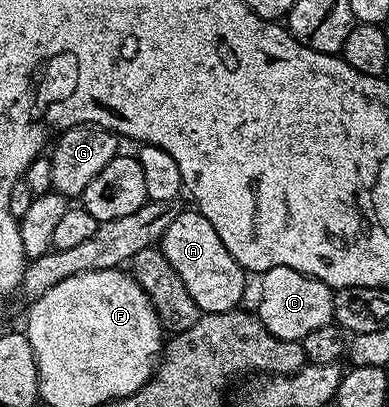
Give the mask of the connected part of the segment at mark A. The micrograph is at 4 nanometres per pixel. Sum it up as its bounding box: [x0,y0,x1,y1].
[161,210,248,313]

